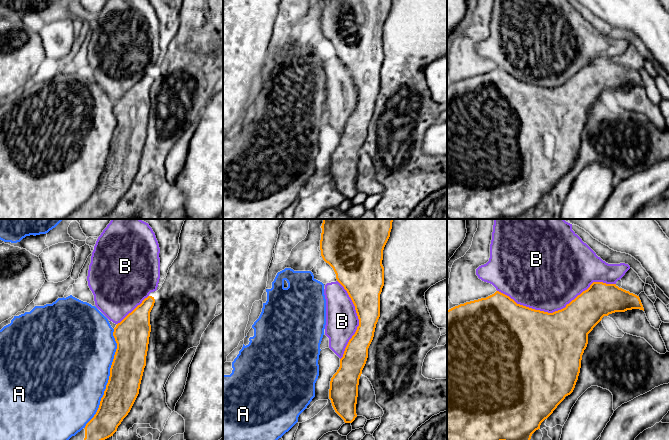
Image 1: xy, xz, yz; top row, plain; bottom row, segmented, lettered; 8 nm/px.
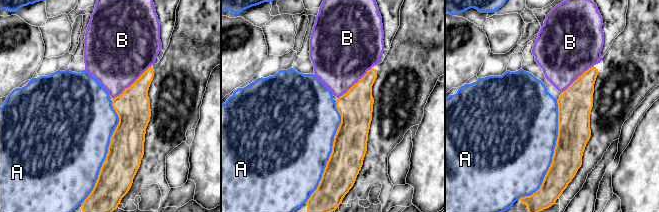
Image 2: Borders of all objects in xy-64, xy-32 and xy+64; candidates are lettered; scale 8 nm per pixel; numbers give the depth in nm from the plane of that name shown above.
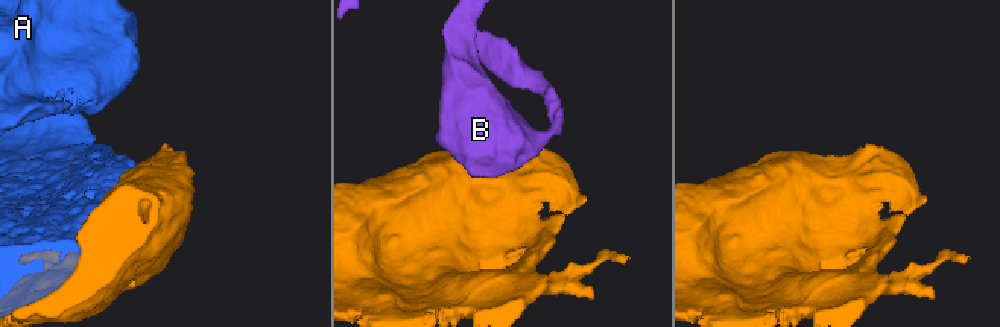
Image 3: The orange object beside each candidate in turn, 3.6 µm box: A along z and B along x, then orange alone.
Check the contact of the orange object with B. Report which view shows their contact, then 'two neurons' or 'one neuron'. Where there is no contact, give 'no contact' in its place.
yz | one neuron

